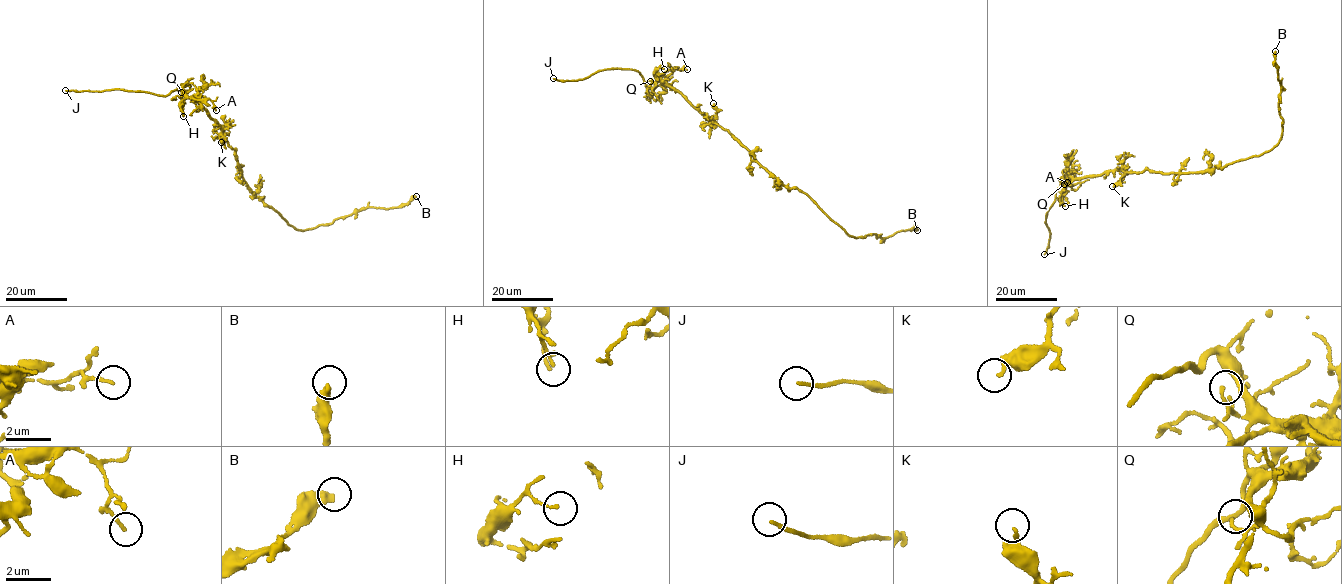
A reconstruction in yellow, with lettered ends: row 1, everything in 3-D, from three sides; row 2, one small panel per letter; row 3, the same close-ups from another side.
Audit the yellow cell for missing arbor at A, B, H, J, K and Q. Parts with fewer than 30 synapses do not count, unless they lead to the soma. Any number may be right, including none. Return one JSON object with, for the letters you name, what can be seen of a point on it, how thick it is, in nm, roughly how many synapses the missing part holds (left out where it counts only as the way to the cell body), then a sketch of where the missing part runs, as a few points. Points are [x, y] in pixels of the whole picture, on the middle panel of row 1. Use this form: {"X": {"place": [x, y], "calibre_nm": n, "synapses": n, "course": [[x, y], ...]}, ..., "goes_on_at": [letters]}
{"J": {"place": [553, 78], "calibre_nm": 130, "course": [[553, 78], [538, 72], [524, 76]]}, "goes_on_at": ["J"]}

